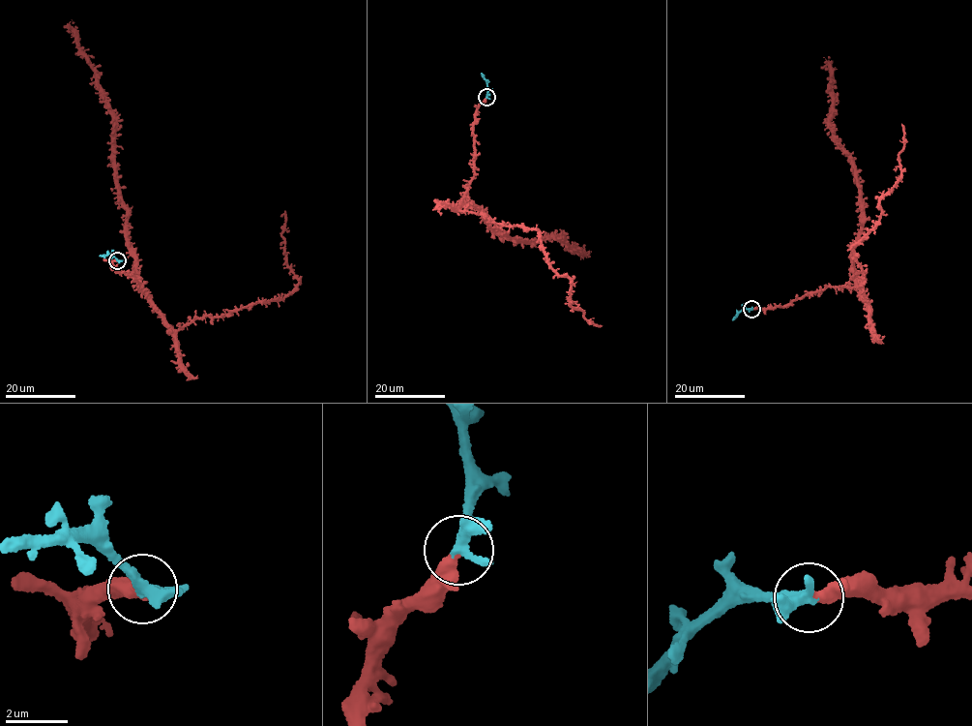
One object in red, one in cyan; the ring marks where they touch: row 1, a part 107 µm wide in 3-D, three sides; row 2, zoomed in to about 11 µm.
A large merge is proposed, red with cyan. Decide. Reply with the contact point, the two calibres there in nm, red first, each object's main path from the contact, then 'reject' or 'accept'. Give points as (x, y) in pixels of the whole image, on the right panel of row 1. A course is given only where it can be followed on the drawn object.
(751, 309) | 360/320 nm | red via (751, 309), (854, 285), (852, 247), (861, 226), (860, 188), (851, 156), (835, 137), (830, 64), (823, 57) | cyan via (751, 309), (740, 311), (732, 320) | accept

